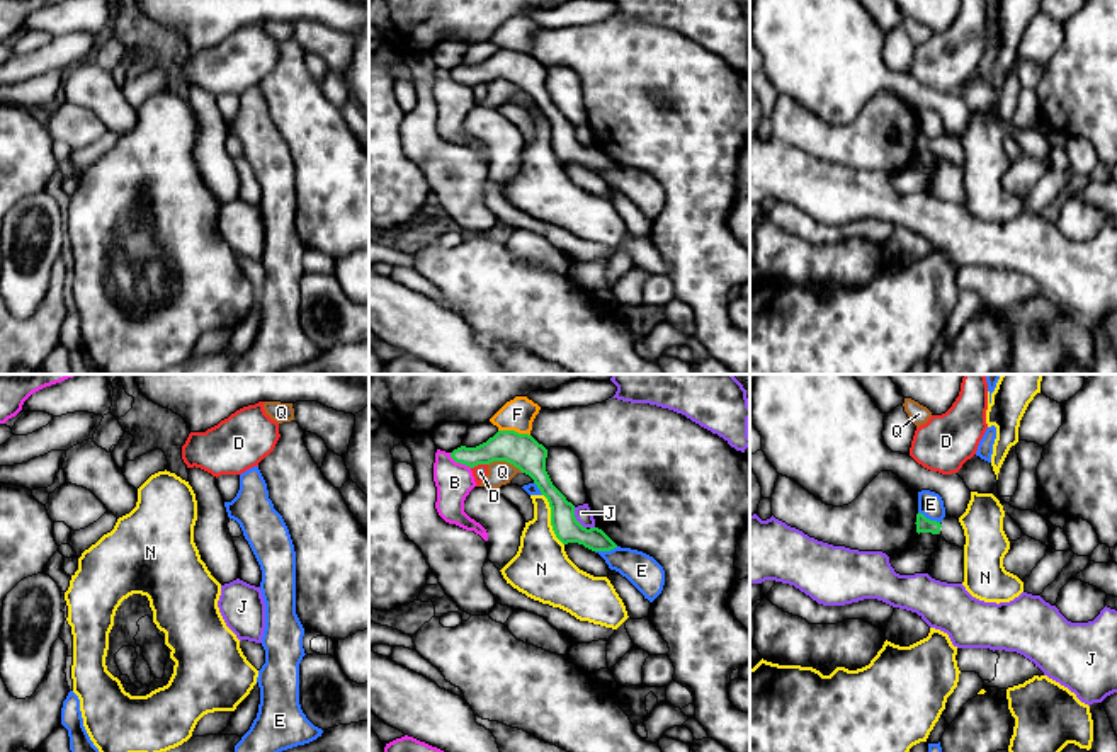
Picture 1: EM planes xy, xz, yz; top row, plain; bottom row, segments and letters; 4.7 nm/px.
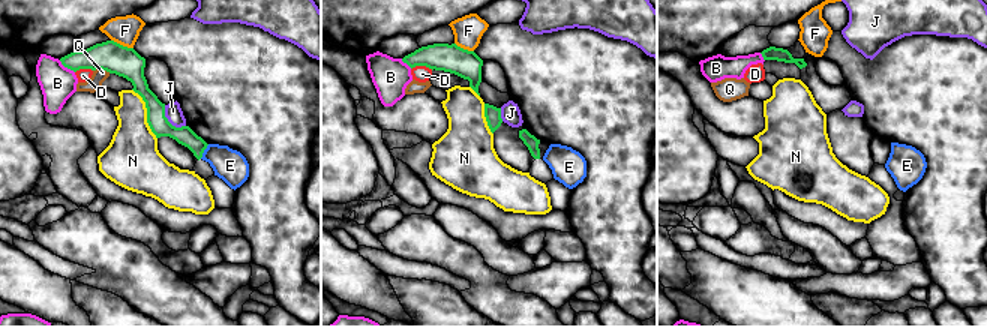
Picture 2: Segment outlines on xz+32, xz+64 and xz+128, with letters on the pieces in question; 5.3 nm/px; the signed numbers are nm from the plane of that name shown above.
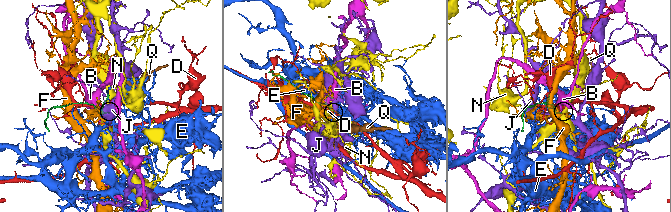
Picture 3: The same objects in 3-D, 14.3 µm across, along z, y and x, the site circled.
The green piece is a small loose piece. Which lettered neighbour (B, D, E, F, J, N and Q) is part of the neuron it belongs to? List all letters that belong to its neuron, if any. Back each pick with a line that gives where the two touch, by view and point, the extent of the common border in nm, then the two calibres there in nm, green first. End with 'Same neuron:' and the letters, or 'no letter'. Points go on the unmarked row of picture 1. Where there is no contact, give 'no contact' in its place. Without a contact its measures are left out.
Same neuron: no letter

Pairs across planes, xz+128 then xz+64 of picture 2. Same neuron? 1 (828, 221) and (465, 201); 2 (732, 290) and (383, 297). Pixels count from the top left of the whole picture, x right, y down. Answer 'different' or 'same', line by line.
1: same
2: different

